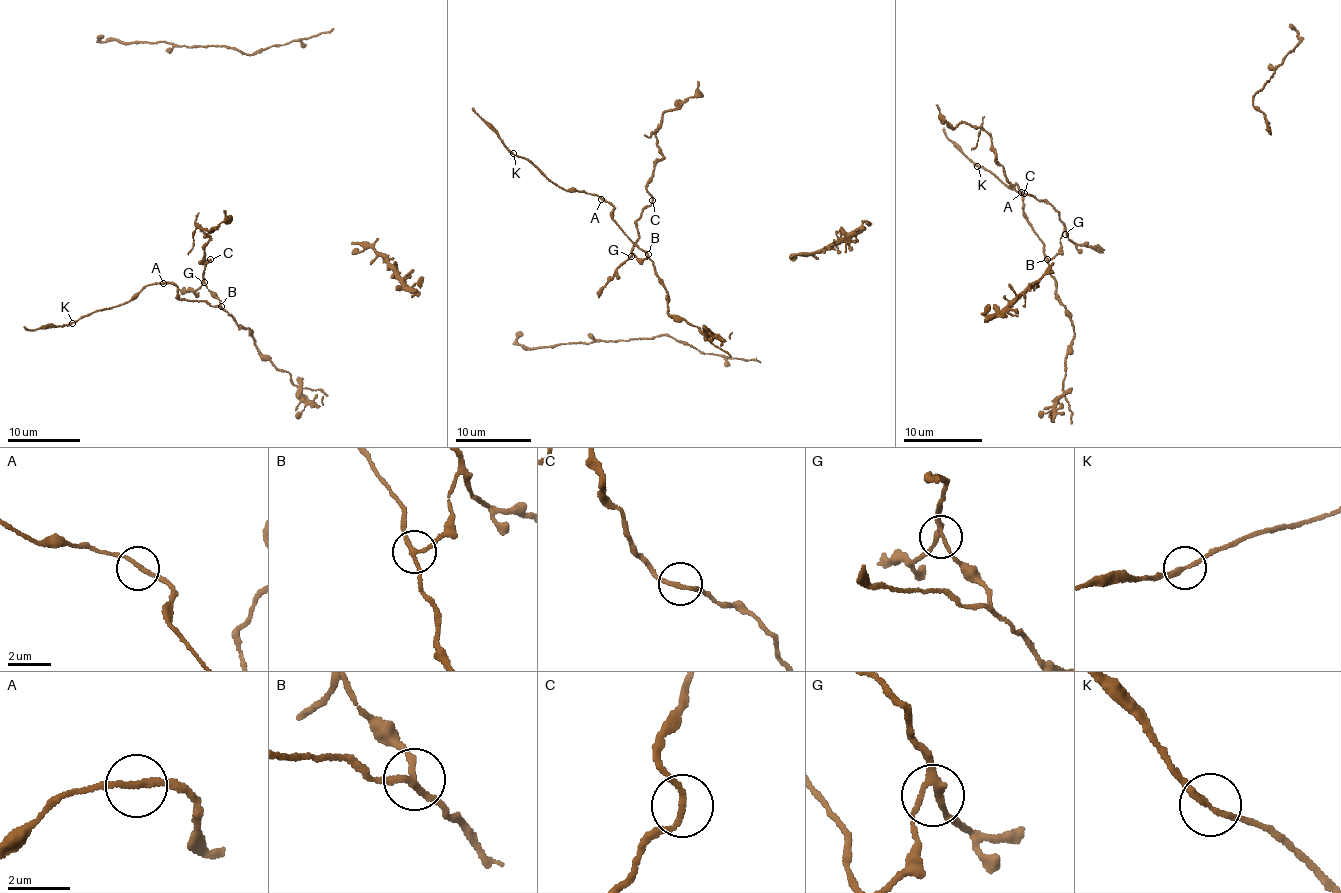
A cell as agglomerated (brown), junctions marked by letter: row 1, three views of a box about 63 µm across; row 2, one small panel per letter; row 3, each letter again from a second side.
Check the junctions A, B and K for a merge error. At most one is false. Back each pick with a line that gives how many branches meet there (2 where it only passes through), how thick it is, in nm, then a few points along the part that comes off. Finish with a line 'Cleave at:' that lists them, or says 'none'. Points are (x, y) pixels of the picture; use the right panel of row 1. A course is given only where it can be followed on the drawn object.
B: Branches: 3. Thickness 170 nm. Course of the part to remove: (1048, 260), (1059, 249), (1063, 235), (1059, 212), (1009, 183), (990, 136), (962, 123), (952, 126), (936, 105)
Cleave at: B

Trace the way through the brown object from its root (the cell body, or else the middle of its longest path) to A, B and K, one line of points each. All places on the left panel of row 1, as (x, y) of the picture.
A: (206, 263), (203, 282), (219, 304), (179, 298), (177, 286), (163, 283)
B: (206, 263), (203, 282), (221, 306)
K: (206, 263), (203, 282), (219, 304), (183, 299), (173, 284), (152, 283), (128, 301), (73, 322)

